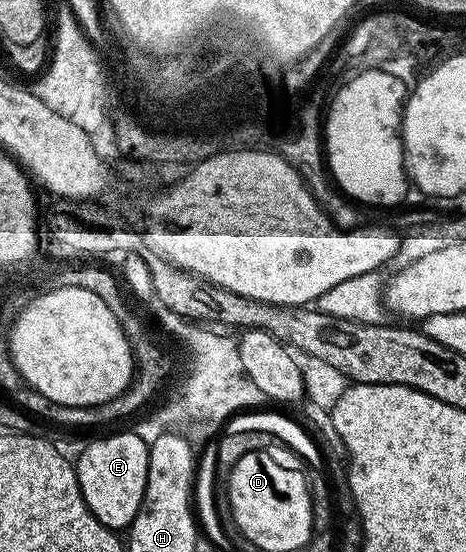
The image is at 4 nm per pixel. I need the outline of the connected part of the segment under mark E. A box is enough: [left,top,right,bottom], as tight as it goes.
[75,431,149,530]

